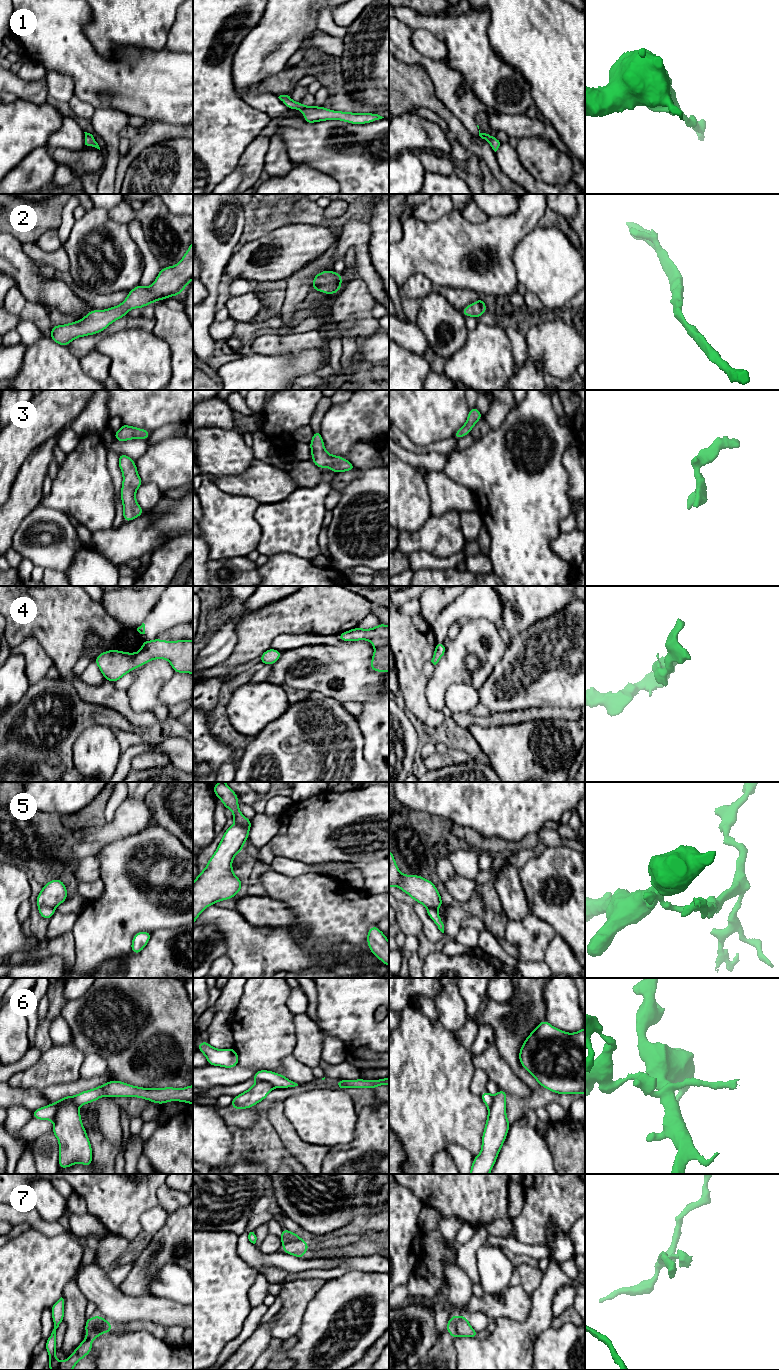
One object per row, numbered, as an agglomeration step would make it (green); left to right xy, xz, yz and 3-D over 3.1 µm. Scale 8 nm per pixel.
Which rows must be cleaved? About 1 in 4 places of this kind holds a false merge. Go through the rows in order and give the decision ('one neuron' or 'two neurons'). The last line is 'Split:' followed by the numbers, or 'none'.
1: one neuron
2: one neuron
3: one neuron
4: one neuron
5: two neurons
6: two neurons
7: two neurons
Split: 5, 6, 7

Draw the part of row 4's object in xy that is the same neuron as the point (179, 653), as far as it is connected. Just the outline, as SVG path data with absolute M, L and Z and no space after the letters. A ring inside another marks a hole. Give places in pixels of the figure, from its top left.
M143 640L137 653L108 650L99 654L94 662L104 679L115 683L126 673L154 659L167 659L176 673L193 674L193 640Z

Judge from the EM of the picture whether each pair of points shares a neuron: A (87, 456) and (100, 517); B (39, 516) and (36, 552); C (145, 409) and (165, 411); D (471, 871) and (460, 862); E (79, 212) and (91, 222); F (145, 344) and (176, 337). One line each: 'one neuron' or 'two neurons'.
A: one neuron
B: one neuron
C: one neuron
D: one neuron
E: two neurons
F: two neurons

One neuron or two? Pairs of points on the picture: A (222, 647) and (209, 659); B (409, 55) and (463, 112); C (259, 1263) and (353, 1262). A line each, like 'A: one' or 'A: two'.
A: one
B: one
C: one

